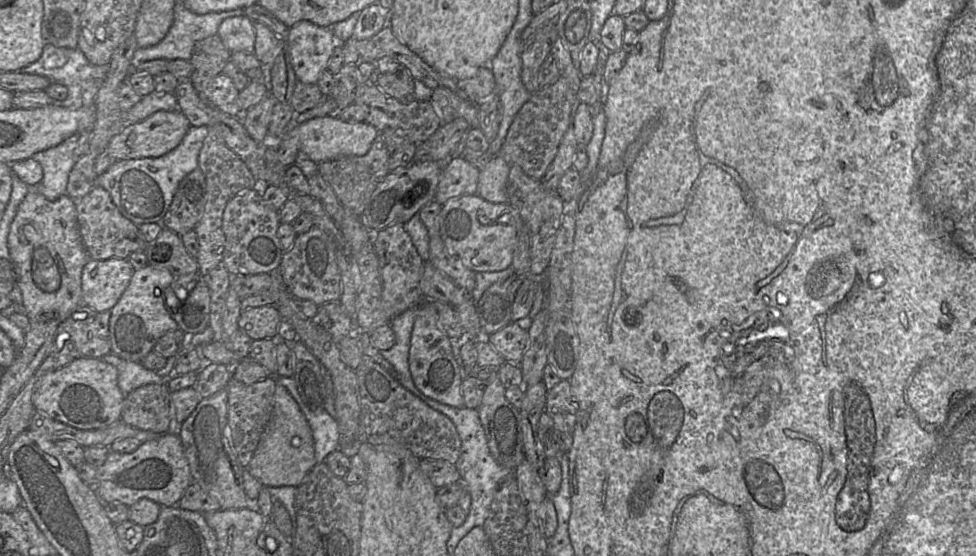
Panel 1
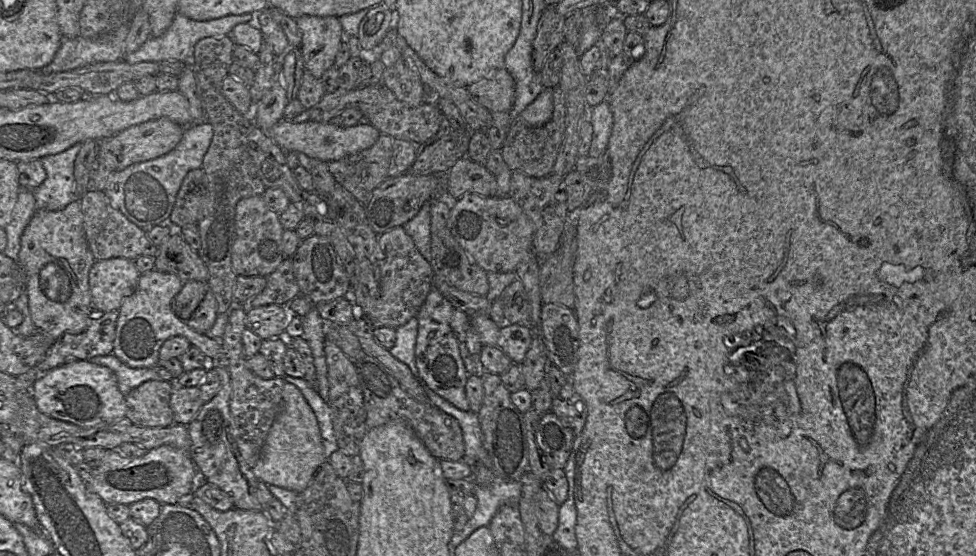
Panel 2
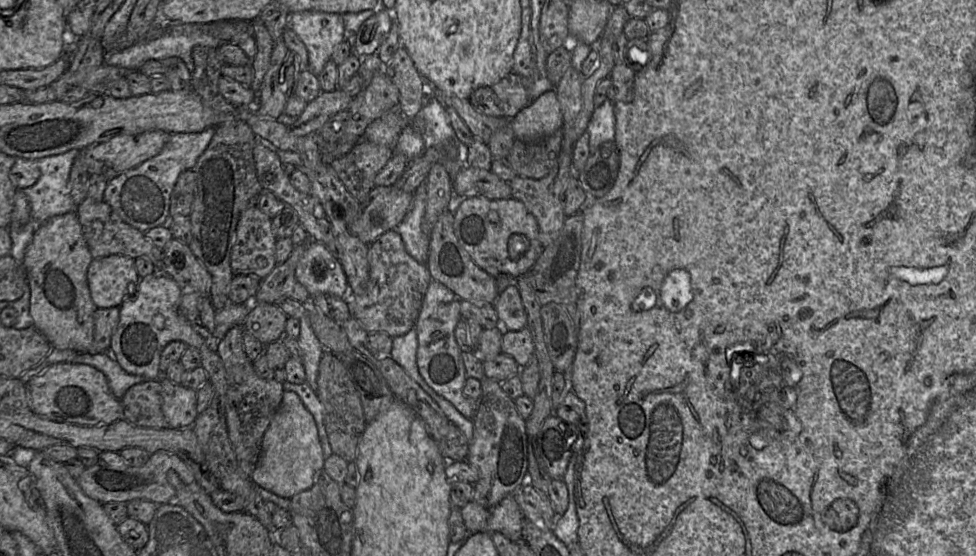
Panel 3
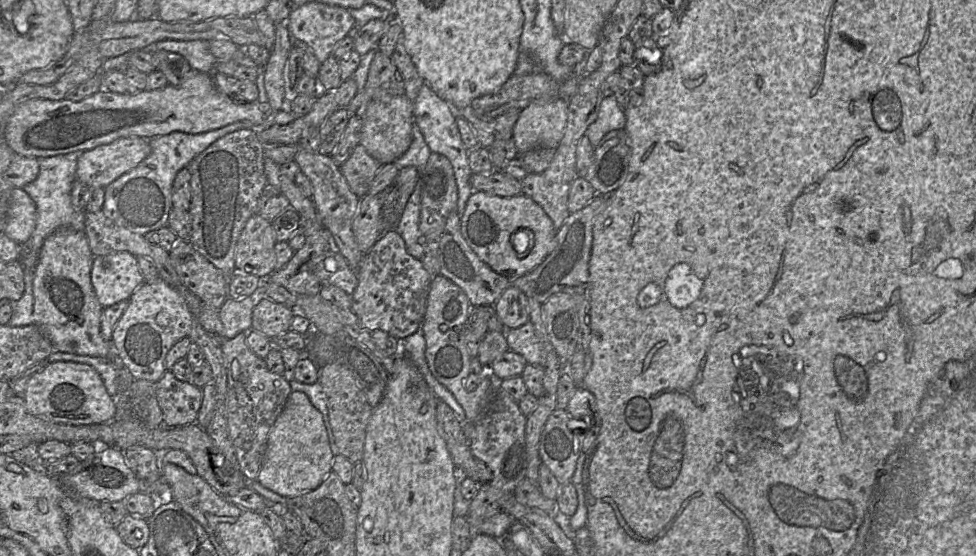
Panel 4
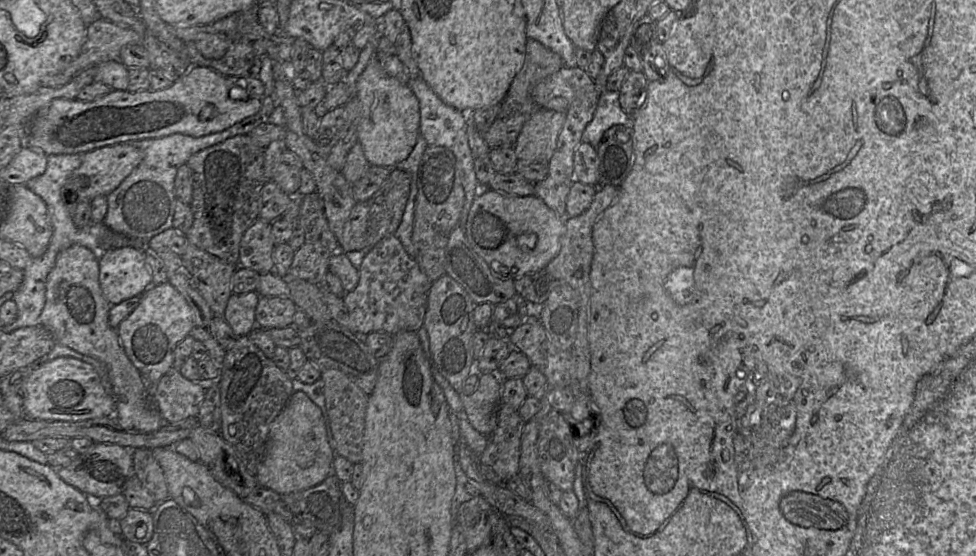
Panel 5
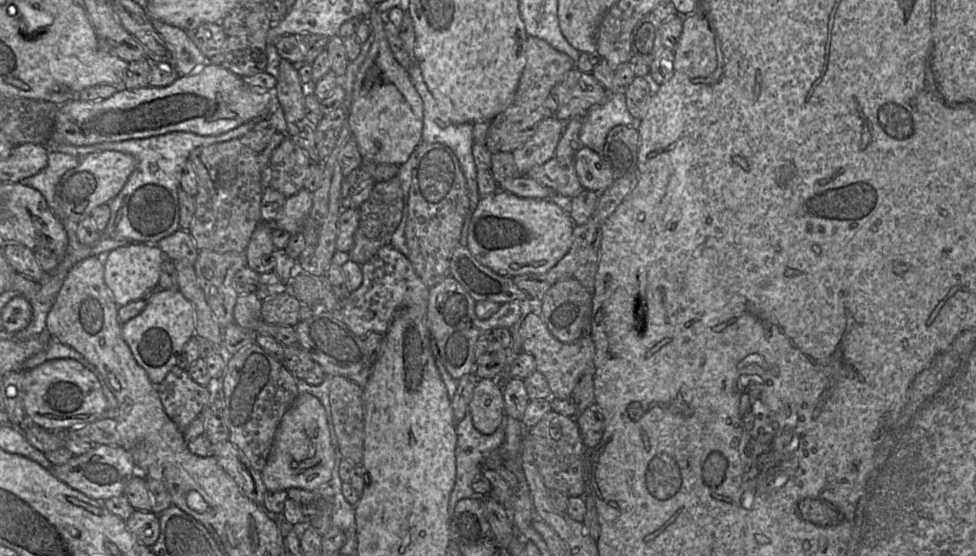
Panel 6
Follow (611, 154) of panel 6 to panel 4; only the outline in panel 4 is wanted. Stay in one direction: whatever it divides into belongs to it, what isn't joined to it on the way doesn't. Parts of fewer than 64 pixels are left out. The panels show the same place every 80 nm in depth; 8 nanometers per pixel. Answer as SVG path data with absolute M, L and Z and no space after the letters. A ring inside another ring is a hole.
M617 129L608 132L596 147L594 158L589 167L585 179L593 186L596 195L610 195L625 181L630 159L630 146L625 129Z

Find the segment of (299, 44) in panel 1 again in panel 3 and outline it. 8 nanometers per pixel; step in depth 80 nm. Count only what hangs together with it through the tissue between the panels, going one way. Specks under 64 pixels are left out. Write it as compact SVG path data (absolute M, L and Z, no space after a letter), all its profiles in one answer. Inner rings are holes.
M306 10L291 13L290 26L303 41L308 50L308 68L318 75L332 58L335 48L345 40L343 14Z

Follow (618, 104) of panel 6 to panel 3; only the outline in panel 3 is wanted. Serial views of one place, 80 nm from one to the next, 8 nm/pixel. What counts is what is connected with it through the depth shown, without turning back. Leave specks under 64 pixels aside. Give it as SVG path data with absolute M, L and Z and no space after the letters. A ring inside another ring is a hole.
M606 99L592 114L586 129L590 136L591 153L603 142L613 141L615 138L614 104L612 100Z

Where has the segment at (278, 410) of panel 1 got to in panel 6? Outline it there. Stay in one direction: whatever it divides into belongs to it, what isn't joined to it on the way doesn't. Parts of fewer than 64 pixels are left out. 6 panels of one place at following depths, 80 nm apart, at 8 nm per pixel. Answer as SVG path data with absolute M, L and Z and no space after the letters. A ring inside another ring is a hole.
M299 394L282 416L264 468L262 481L269 491L297 487L315 490L330 483L335 464L326 413L321 402L313 395Z

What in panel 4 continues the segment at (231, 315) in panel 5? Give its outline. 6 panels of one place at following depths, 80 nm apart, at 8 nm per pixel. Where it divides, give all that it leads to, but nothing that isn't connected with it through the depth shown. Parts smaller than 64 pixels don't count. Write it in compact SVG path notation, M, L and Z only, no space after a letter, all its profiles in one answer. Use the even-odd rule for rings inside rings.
M247 296L241 299L228 298L217 310L226 339L231 339L239 333L247 333L251 329L255 298L256 296Z

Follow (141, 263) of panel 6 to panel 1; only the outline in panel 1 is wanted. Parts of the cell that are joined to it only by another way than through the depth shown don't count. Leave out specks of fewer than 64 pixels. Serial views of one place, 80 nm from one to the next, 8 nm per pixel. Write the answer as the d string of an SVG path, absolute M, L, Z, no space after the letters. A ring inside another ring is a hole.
M90 259L82 270L82 304L97 311L110 311L118 302L135 269L128 259Z

